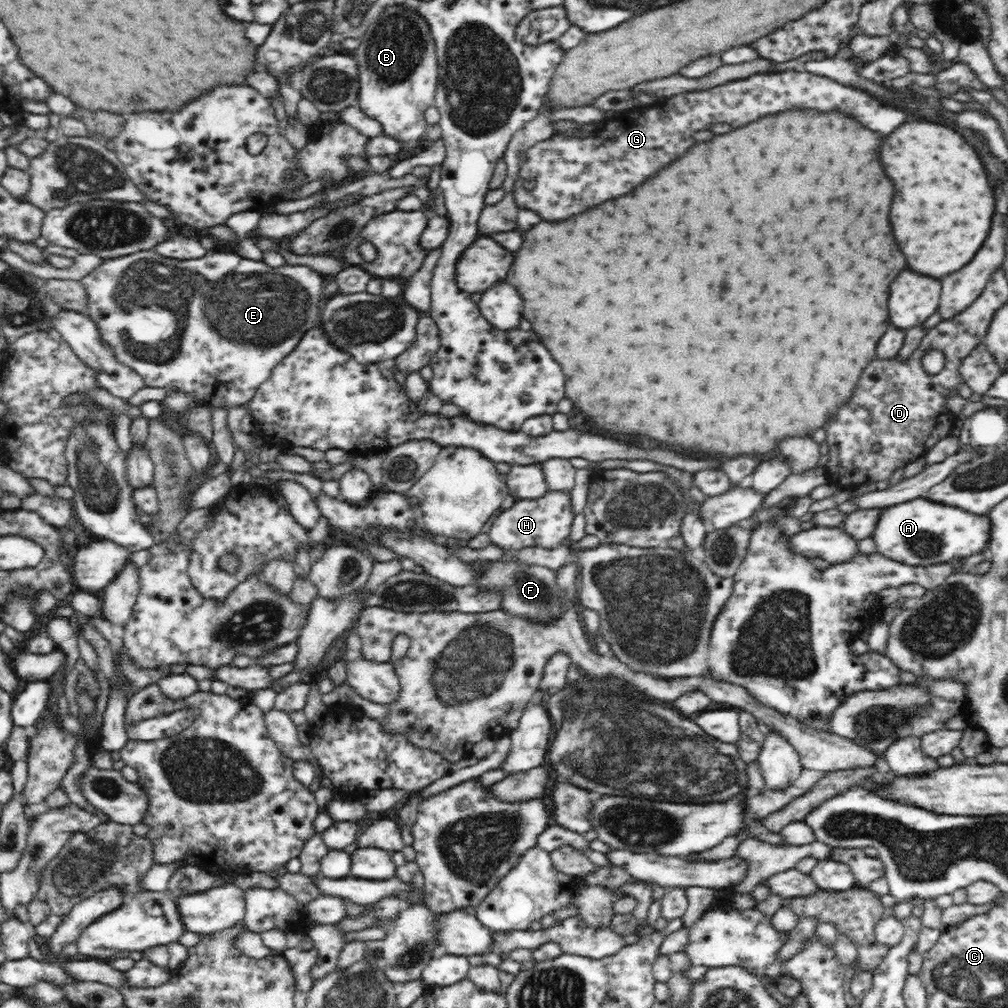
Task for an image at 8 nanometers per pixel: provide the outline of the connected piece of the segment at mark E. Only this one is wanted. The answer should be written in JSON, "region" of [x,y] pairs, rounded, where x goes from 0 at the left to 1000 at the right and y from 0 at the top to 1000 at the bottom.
{"region":[[[152,247],[132,250],[125,254],[106,257],[81,276],[79,281],[81,281],[81,284],[85,287],[85,293],[87,293],[87,310],[84,313],[97,322],[101,331],[101,338],[111,342],[118,358],[141,373],[145,383],[184,388],[194,396],[196,402],[202,402],[210,409],[214,404],[227,406],[244,401],[252,393],[253,387],[267,375],[269,367],[277,359],[280,359],[286,351],[292,349],[292,344],[296,341],[299,333],[308,324],[316,321],[315,312],[320,307],[317,306],[317,292],[320,292],[321,287],[321,274],[319,272],[312,270],[306,264],[268,266],[262,260],[248,258],[248,256],[244,258],[244,256],[238,256],[236,252],[228,252],[228,250],[203,252],[194,256],[194,258],[171,258],[171,256],[157,252]]]}

